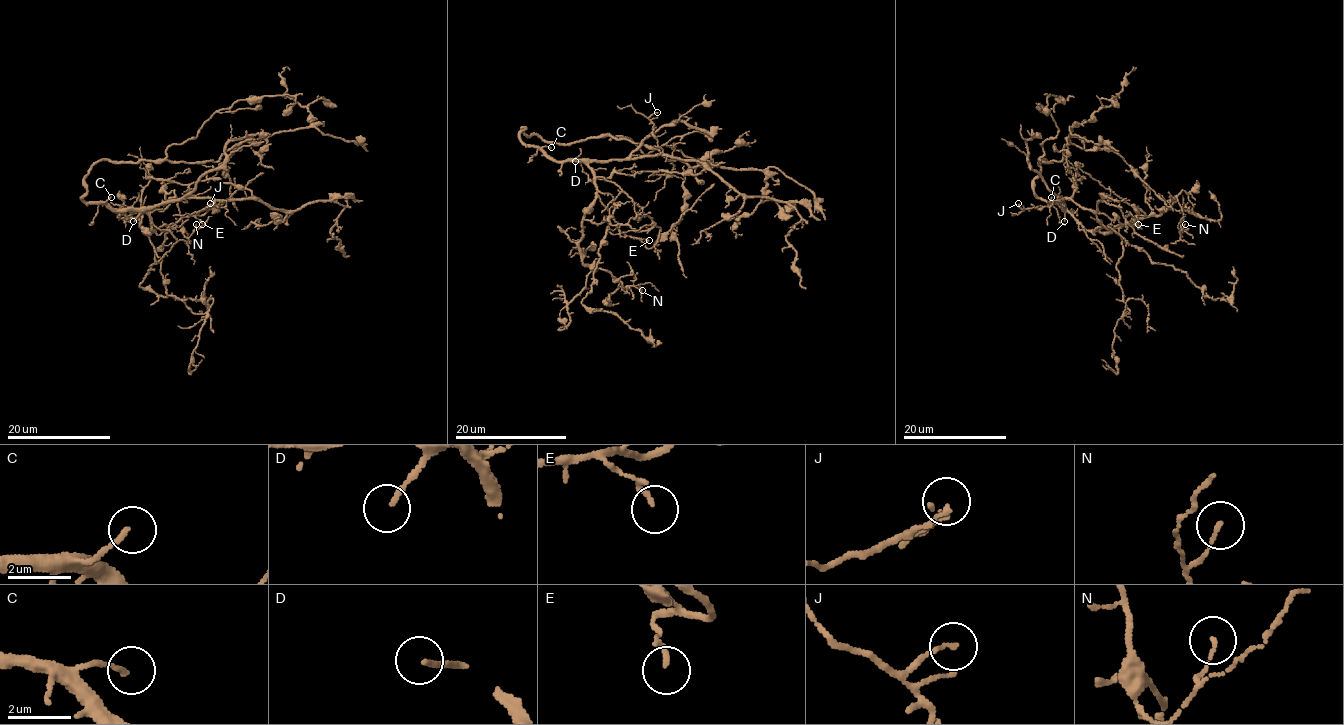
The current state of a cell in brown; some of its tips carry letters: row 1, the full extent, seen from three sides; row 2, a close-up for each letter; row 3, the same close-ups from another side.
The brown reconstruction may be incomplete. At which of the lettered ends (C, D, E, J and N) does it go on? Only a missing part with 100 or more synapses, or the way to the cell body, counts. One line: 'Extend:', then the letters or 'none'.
Extend: D

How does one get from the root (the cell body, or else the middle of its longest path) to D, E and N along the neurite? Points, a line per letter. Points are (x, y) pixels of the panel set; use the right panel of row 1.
D: (1043, 199), (1055, 202), (1064, 210), (1064, 221)
E: (1043, 199), (1065, 208), (1086, 229), (1129, 223), (1135, 216), (1138, 224)
N: (1043, 199), (1065, 208), (1086, 229), (1111, 232), (1158, 216), (1176, 198), (1183, 216), (1180, 237), (1185, 224)

